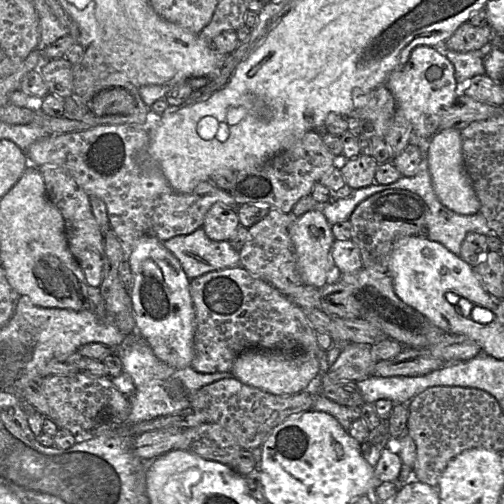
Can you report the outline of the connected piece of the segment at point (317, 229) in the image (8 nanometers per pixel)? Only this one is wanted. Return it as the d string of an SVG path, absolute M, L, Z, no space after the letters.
M311 210L292 219L290 236L296 255L297 266L304 285L322 288L340 279L340 271L331 258L331 249L335 238L332 225L329 224L321 210Z

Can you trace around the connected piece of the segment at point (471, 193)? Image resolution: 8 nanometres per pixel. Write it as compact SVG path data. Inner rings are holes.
M448 128L436 133L426 148L424 158L439 201L457 214L473 215L480 212L480 202L464 165L460 131Z

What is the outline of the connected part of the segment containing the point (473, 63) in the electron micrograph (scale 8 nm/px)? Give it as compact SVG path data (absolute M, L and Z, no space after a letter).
M486 45L479 50L473 50L466 53L455 52L446 47L435 47L445 55L454 65L455 78L457 81L456 95L457 100L464 95L470 80L477 75L484 75L484 57L486 53L493 47Z

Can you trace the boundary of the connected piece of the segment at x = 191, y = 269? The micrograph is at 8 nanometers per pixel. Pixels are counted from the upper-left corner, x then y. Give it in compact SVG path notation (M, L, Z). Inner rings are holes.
M202 228L187 235L173 237L163 243L179 260L190 280L240 264L239 252L229 241L213 241Z

